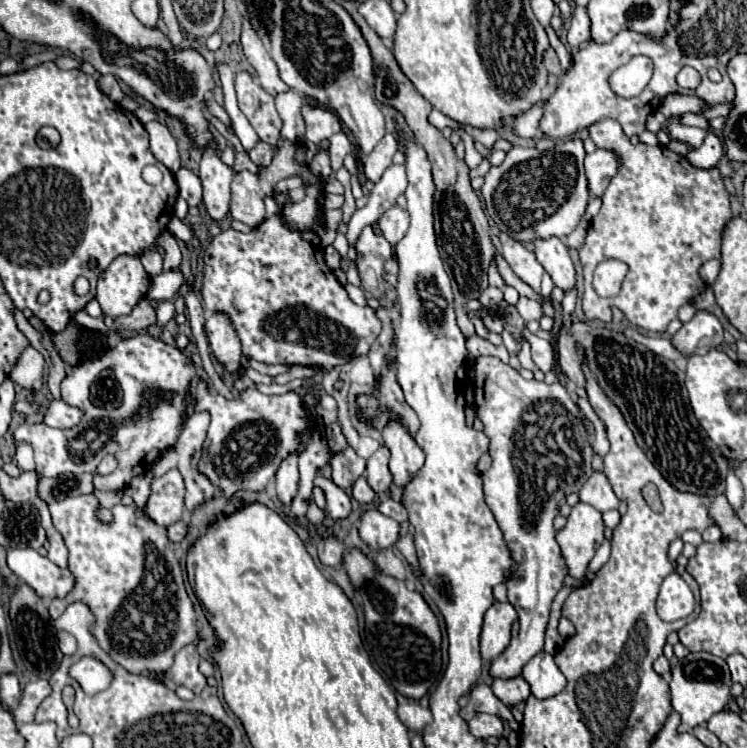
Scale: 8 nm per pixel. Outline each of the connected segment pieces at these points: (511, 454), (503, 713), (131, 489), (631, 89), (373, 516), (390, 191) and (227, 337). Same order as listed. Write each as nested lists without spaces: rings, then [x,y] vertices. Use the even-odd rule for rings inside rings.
[[[487,355],[475,361],[475,387],[477,387],[475,411],[485,425],[485,435],[491,439],[491,445],[489,445],[491,467],[481,477],[483,489],[485,489],[485,501],[503,531],[505,543],[511,549],[513,559],[519,565],[517,577],[507,581],[507,589],[509,589],[509,603],[515,607],[519,615],[521,631],[519,631],[519,637],[511,641],[509,647],[491,663],[489,677],[513,679],[515,675],[521,675],[523,665],[543,649],[549,609],[551,609],[553,597],[563,587],[563,579],[567,575],[567,567],[563,567],[563,555],[559,555],[559,545],[555,541],[553,519],[559,515],[559,505],[565,503],[565,497],[569,493],[579,493],[585,481],[593,475],[593,467],[591,467],[593,451],[587,439],[587,427],[581,419],[581,411],[559,381],[549,385],[545,381],[523,379],[519,371],[503,363],[499,357]],[[551,435],[553,435],[553,445],[547,445],[547,439]]]
[[[475,685],[475,687],[471,689],[467,707],[463,707],[463,709],[459,711],[459,713],[461,713],[461,719],[463,719],[463,721],[469,721],[479,709],[489,709],[491,715],[499,715],[503,721],[513,719],[511,709],[493,695],[493,691],[491,691],[489,685]]]
[[[145,473],[141,477],[135,477],[129,483],[129,487],[125,489],[127,495],[135,495],[133,499],[139,509],[143,509],[143,505],[145,505],[145,495],[149,495],[149,485],[151,485],[151,473]]]
[[[637,55],[611,75],[609,81],[611,89],[621,97],[635,97],[649,83],[651,71],[653,71],[653,61],[645,55]]]
[[[367,509],[361,515],[359,537],[371,549],[393,547],[397,541],[397,533],[399,533],[399,523],[393,521],[391,517],[385,517],[377,509]]]
[[[391,165],[379,183],[375,183],[369,201],[365,207],[357,209],[355,215],[349,221],[349,229],[347,229],[347,239],[349,243],[355,243],[361,229],[365,225],[373,225],[385,209],[389,209],[399,195],[405,193],[407,187],[407,175],[405,175],[405,165]]]
[[[223,313],[209,315],[205,323],[205,333],[209,339],[209,347],[213,357],[219,361],[221,367],[225,367],[229,373],[245,373],[241,365],[241,343],[229,325],[229,319]]]

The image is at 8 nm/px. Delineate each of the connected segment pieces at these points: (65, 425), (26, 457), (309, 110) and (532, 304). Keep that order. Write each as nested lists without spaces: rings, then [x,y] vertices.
[[[51,399],[45,415],[43,415],[43,423],[49,427],[59,427],[59,429],[69,429],[75,427],[81,419],[81,411],[77,407],[67,405],[61,399]]]
[[[19,443],[19,445],[17,445],[17,461],[23,463],[23,465],[21,465],[23,471],[35,469],[35,465],[27,465],[27,463],[33,463],[33,449],[31,449],[29,443]]]
[[[305,103],[303,109],[301,109],[301,113],[303,113],[305,125],[307,125],[309,141],[313,141],[313,143],[321,143],[323,139],[327,139],[333,133],[341,131],[339,117],[333,111],[329,111],[327,107]]]
[[[519,297],[517,301],[517,311],[521,313],[521,317],[525,321],[531,321],[531,319],[541,319],[543,317],[543,311],[541,311],[541,305],[537,301],[531,301],[527,297]]]

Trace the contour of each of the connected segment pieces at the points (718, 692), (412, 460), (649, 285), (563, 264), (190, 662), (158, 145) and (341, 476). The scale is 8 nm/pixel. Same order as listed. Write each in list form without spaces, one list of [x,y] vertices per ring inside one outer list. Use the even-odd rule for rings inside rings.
[[[689,653],[685,659],[679,659],[677,667],[671,673],[671,705],[681,715],[681,723],[685,729],[693,729],[709,721],[711,715],[723,711],[727,701],[731,699],[731,675],[729,667],[721,657],[711,653]]]
[[[387,423],[383,427],[383,443],[391,451],[389,459],[389,471],[393,477],[393,485],[407,487],[411,479],[417,475],[417,471],[423,467],[425,455],[417,447],[415,439],[399,425],[399,423]]]
[[[601,119],[587,127],[587,131],[597,147],[617,151],[623,165],[605,189],[601,211],[589,223],[585,245],[579,249],[585,277],[583,311],[589,319],[609,323],[609,307],[615,305],[631,325],[663,333],[677,319],[679,307],[705,289],[699,267],[719,257],[721,231],[731,219],[729,193],[715,167],[697,169],[663,145],[631,145],[615,119]],[[609,259],[623,261],[629,271],[619,295],[603,299],[595,293],[591,279],[595,267]]]
[[[533,239],[531,241],[533,253],[543,269],[551,275],[553,283],[561,289],[569,289],[575,283],[575,269],[573,261],[567,253],[567,245],[561,239]]]
[[[195,643],[183,647],[177,655],[175,655],[175,663],[169,671],[169,677],[177,683],[177,685],[185,685],[189,687],[195,695],[199,695],[203,691],[203,687],[207,685],[205,677],[199,673],[197,663],[199,663],[199,653],[195,649]]]
[[[157,121],[145,123],[145,129],[149,133],[149,143],[151,143],[151,153],[155,155],[157,161],[161,161],[173,175],[179,171],[179,153],[177,153],[177,143],[169,129]]]
[[[351,447],[333,453],[329,465],[333,483],[341,489],[349,489],[365,471],[365,459],[361,459]]]

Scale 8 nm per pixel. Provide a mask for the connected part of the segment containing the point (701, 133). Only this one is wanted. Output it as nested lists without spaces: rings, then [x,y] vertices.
[[[671,119],[669,121],[669,135],[671,139],[677,139],[677,141],[683,141],[683,143],[689,143],[691,147],[701,147],[703,143],[703,137],[707,135],[705,129],[695,129],[695,127],[685,127],[681,123],[677,123],[677,119]]]

